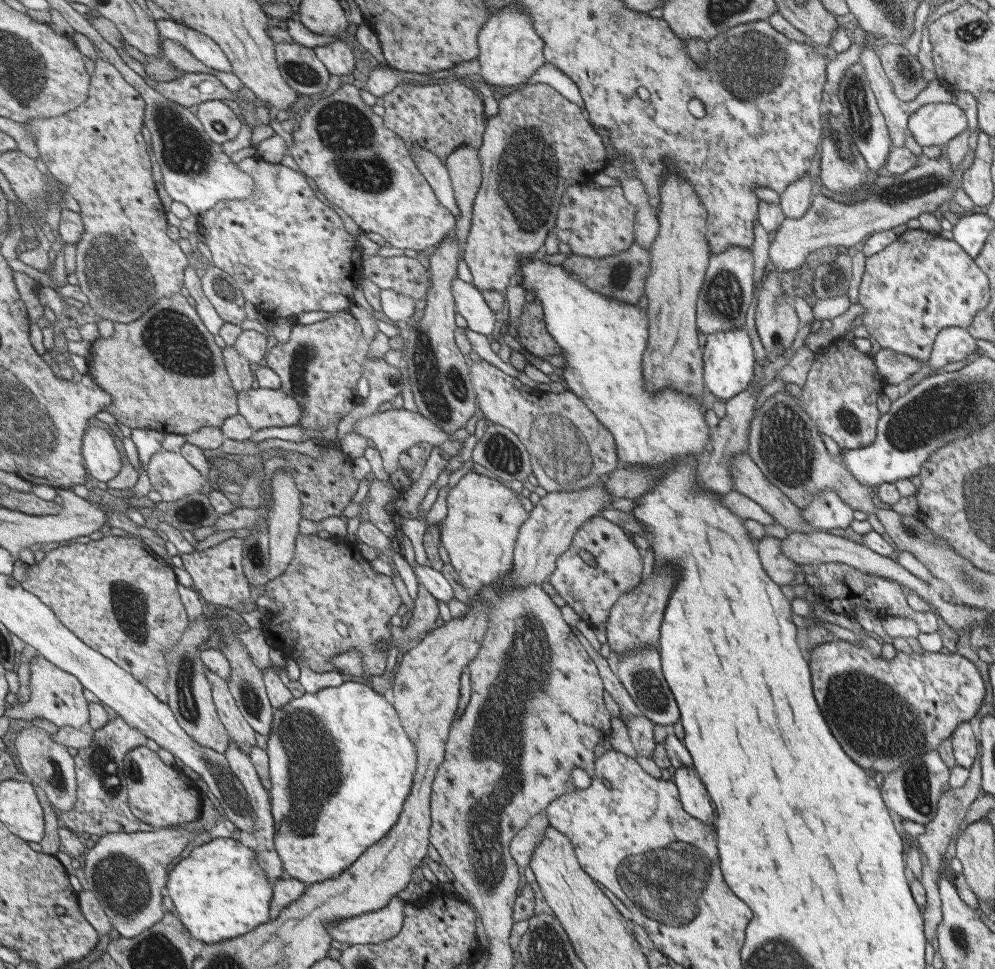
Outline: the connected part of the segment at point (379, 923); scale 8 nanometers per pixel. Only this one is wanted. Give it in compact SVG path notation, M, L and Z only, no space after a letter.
M393 897L387 906L379 910L339 920L328 929L333 940L341 943L376 945L401 930L401 918L404 918L403 902L398 897Z

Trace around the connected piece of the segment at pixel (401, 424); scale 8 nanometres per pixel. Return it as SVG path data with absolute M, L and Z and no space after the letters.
M391 408L382 412L377 411L369 417L363 419L357 418L357 423L354 425L354 432L359 434L359 436L365 436L365 438L374 443L374 448L380 453L382 467L387 474L390 474L397 468L397 455L401 451L409 449L411 445L423 443L433 447L451 438L451 432L443 432L433 422L429 422L427 418L423 418L419 412L411 412L402 408Z

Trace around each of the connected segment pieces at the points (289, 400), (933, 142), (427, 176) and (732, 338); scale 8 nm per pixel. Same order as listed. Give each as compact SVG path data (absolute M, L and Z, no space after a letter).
M255 387L241 392L238 404L240 414L247 418L253 430L299 425L305 415L303 406L282 388Z
M923 104L911 113L906 129L915 143L923 150L931 147L945 147L946 143L967 128L962 110L955 104Z
M419 146L413 147L413 160L416 160L417 168L424 175L424 179L433 187L433 192L440 204L453 216L459 217L460 211L454 202L451 180L449 180L444 160Z
M737 328L728 331L717 331L706 335L704 347L704 378L707 392L717 398L728 399L739 395L749 386L753 376L753 354L751 344L745 334L746 329Z

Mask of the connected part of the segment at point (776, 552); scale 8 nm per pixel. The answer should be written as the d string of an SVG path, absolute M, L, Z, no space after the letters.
M765 535L756 540L757 554L769 578L776 584L794 585L800 582L800 574L795 563L786 558L778 548L776 537Z

